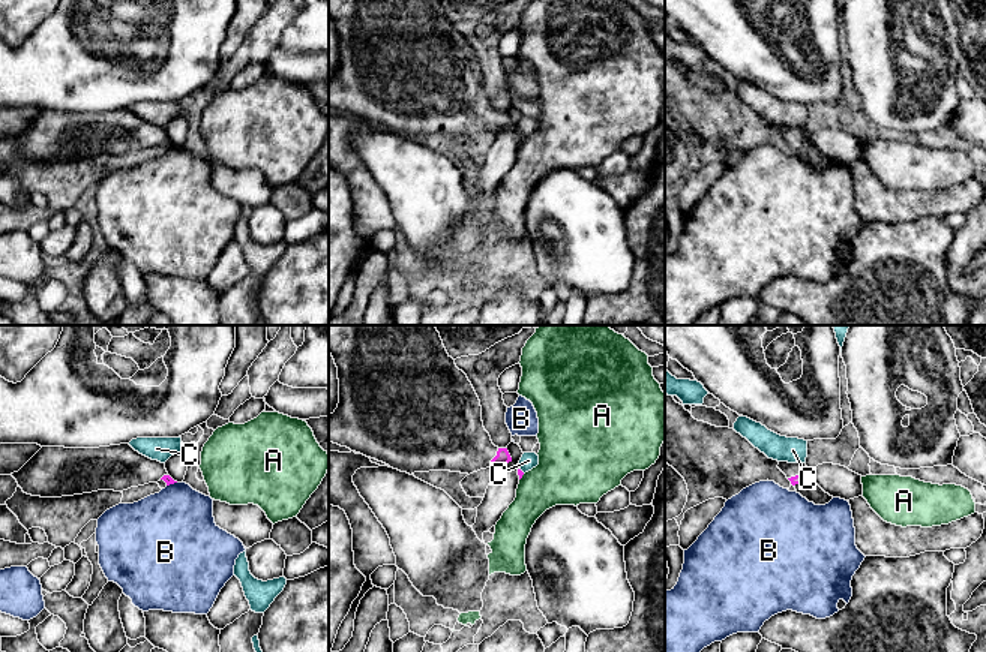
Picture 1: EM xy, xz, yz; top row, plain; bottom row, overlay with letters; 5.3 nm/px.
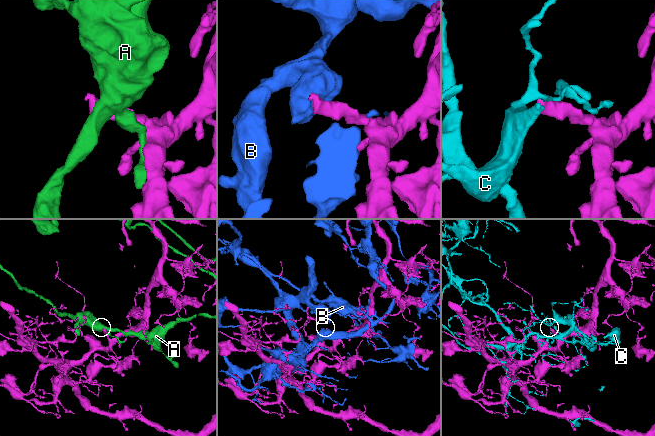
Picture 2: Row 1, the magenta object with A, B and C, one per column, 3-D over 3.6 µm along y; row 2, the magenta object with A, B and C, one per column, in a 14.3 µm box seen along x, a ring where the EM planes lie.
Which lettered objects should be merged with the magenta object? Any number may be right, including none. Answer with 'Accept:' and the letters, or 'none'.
Accept: none

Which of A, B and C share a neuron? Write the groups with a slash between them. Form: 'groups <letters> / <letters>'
groups A / B / C

